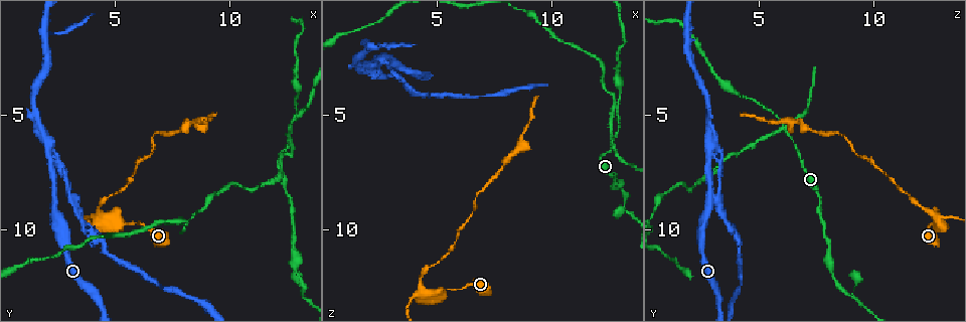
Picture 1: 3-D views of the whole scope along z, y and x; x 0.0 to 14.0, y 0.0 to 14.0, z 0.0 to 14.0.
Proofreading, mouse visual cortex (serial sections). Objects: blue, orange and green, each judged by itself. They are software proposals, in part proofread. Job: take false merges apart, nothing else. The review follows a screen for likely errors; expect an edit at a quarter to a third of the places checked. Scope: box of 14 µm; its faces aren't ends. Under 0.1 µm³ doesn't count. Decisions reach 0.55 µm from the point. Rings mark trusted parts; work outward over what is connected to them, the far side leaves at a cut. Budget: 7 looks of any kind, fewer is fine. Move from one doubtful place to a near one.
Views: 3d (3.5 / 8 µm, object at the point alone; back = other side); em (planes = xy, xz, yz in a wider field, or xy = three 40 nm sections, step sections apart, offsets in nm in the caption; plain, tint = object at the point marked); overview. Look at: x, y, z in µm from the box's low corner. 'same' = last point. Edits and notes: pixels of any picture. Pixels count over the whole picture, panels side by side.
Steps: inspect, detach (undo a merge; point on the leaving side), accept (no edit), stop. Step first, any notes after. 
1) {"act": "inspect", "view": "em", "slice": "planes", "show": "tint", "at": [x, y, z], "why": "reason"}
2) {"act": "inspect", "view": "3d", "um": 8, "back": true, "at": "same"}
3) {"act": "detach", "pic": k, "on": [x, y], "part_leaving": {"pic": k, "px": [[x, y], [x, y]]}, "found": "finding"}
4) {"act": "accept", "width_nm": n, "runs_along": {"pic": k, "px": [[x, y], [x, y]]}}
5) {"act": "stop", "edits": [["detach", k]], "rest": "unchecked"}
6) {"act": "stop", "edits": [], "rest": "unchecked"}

{"act": "inspect", "view": "3d", "um": 3.5, "at": [12.7, 5.5, 6.0], "why": "four-way junction"}

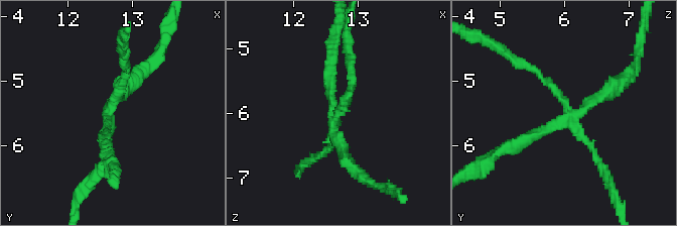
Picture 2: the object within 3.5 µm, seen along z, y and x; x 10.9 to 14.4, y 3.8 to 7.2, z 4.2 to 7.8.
{"act": "inspect", "view": "em", "slice": "xy", "step": 2, "show": "tint", "at": [12.65, 5.60, 6.05], "arms": 4, "arm_widths_nm": [100, 150, 150, 200]}

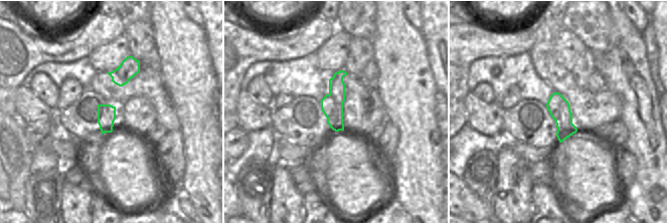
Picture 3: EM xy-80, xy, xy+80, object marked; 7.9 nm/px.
{"act": "detach", "pic": 2, "on": [602, 92], "found": "a second cell is stuck on"}

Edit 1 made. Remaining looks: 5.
{"act": "inspect", "view": "3d", "um": 3.5, "back": true, "at": [13.2, 12.8, 8.8], "why": "sharp bend"}

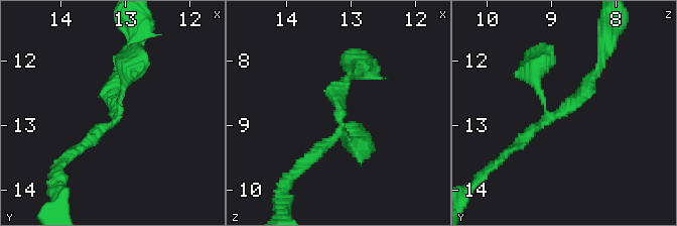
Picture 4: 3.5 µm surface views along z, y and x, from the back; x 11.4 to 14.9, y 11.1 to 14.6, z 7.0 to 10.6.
{"act": "inspect", "view": "em", "slice": "planes", "show": "tint", "at": [13.15, 12.80, 8.85]}

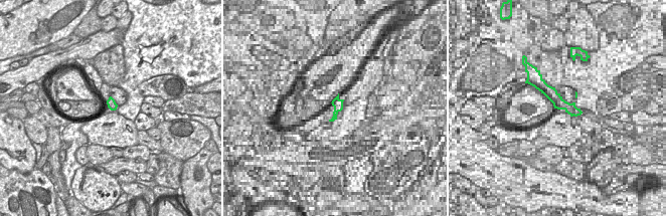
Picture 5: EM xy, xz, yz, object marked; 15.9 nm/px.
{"act": "accept", "runs_along": {"pic": 4, "px": [[601, 60], [557, 115], [544, 109], [534, 66]]}, "found": "all the same cell"}

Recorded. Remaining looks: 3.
{"act": "inspect", "view": "em", "slice": "xy", "step": 5, "show": "tint", "at": [2.1, 6.4, 3.0], "why": "side arm on a straight run"}

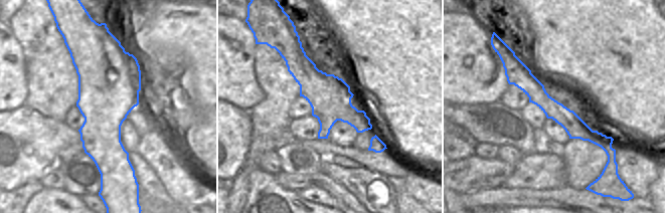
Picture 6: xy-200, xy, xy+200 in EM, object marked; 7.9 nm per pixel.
{"act": "inspect", "view": "3d", "um": 3.5, "at": "same", "why": "wider look"}

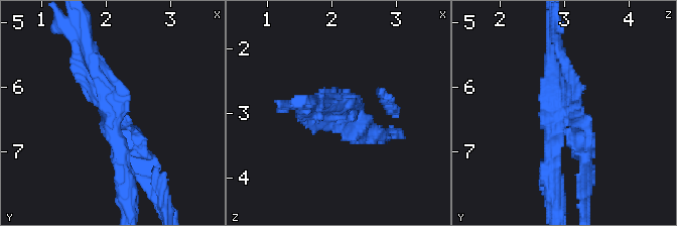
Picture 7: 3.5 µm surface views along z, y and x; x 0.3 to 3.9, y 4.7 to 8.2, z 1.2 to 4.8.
{"act": "detach", "pic": 7, "on": [579, 140], "part_leaving": {"pic": 7, "px": [[565, 110], [588, 128], [588, 188]]}, "found": "two cells meet here"}

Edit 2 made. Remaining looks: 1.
{"act": "stop", "edits": [["detach", 2], ["detach", 7]], "rest": "unchecked"}

